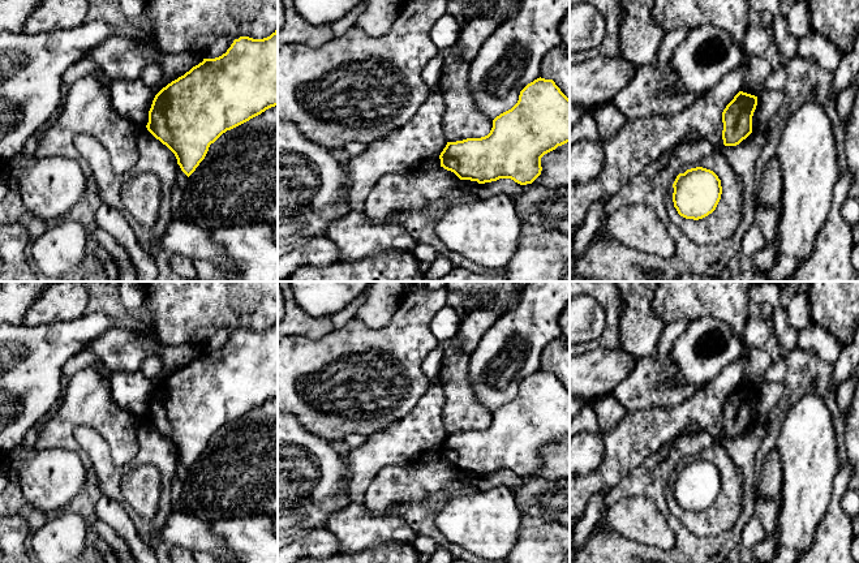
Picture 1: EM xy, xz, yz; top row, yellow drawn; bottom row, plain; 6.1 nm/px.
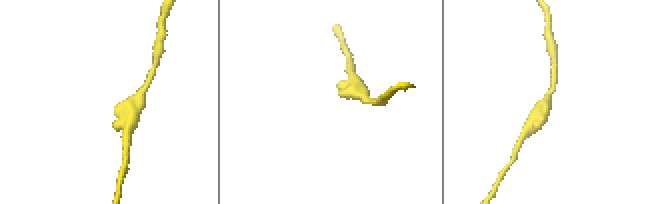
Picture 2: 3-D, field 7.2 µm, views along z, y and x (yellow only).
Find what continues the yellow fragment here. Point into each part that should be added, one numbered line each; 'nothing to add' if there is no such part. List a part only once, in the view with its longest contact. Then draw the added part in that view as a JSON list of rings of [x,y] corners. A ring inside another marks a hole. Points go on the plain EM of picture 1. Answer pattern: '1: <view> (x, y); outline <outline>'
nothing to add

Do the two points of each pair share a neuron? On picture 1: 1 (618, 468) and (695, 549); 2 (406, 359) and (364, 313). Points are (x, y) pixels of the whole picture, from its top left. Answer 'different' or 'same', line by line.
1: different
2: different

